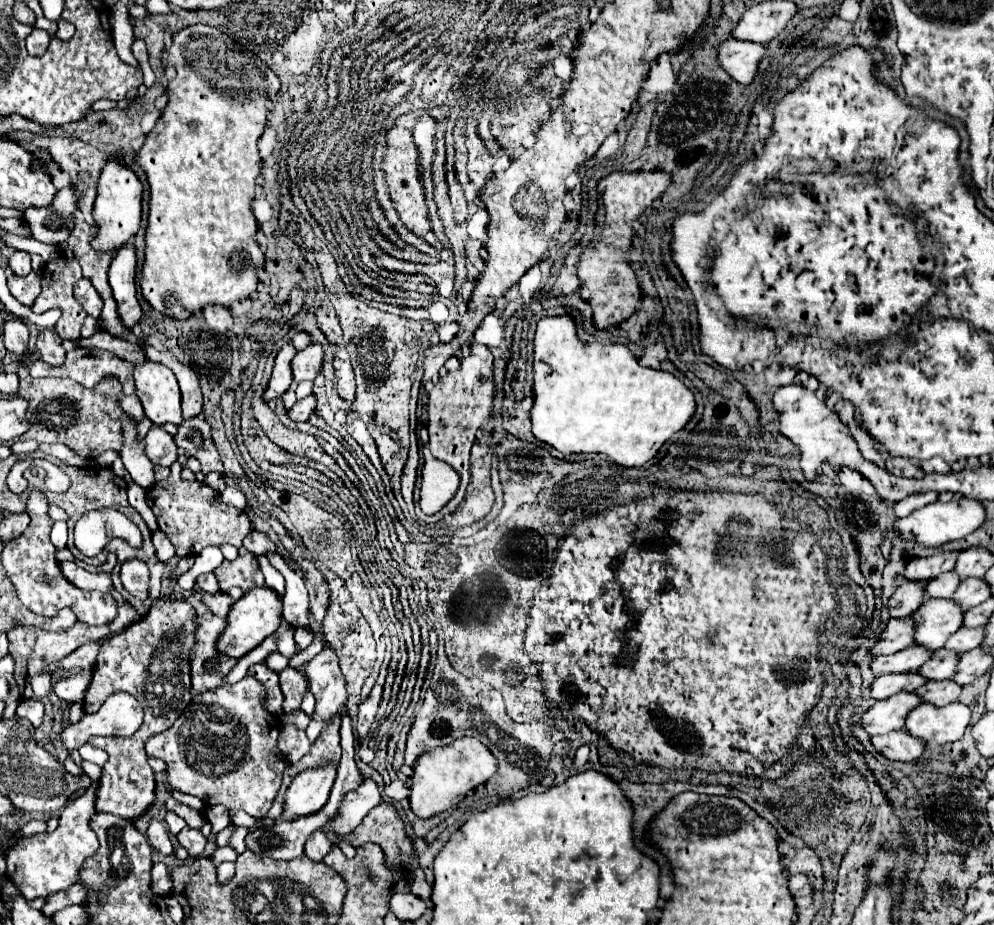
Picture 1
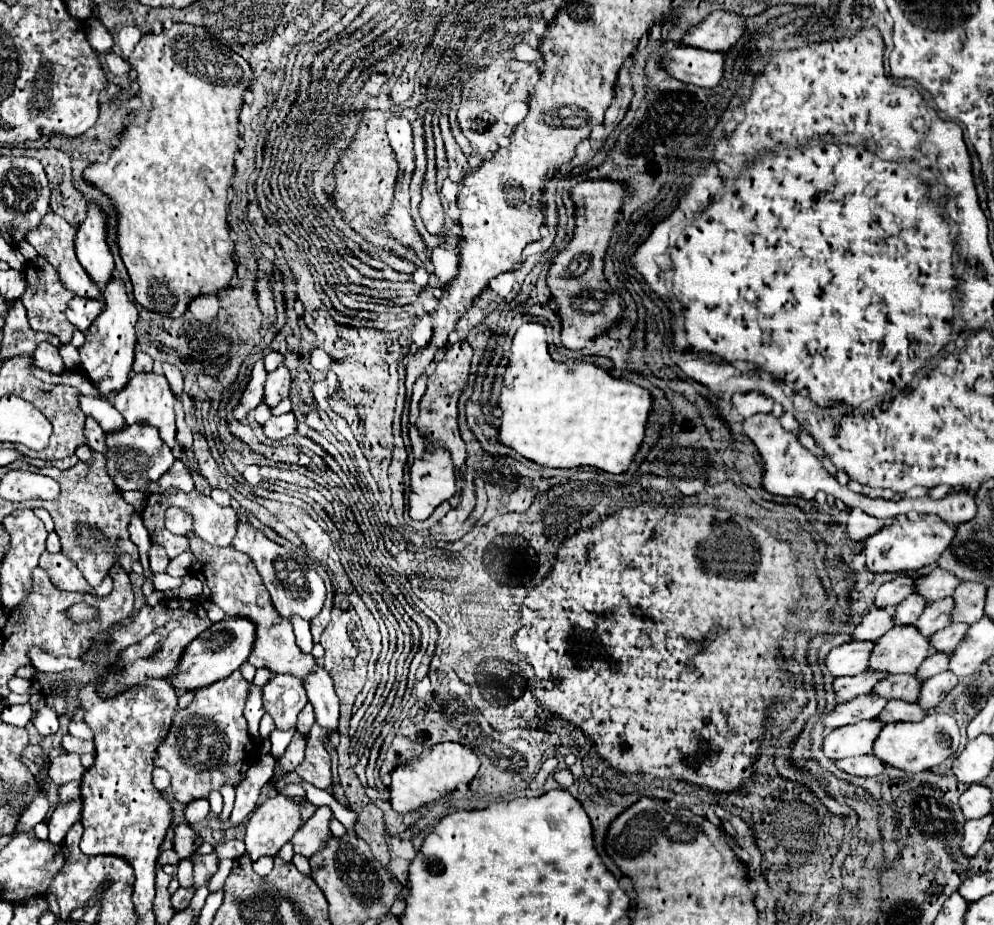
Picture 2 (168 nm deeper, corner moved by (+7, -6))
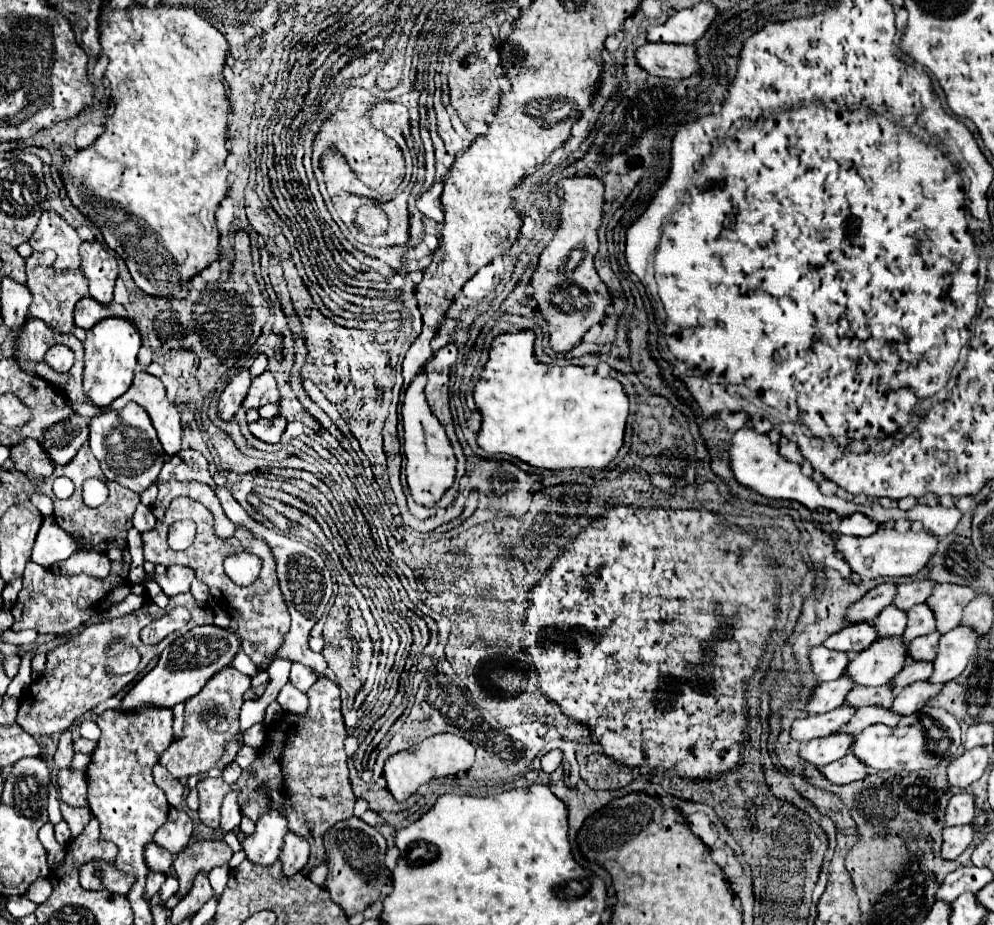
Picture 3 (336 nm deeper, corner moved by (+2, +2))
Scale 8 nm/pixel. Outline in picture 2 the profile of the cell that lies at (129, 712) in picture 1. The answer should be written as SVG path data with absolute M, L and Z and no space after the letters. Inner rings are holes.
M63 736L63 750L65 752L75 752L75 754L85 754L91 752L93 754L93 740L81 740L81 738L73 738L73 736Z

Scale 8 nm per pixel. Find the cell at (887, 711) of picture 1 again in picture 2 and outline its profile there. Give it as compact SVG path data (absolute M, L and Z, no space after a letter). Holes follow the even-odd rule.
M865 720L865 722L857 722L857 724L831 730L823 740L823 752L827 758L835 762L849 758L849 756L869 754L881 728L883 728L881 722Z

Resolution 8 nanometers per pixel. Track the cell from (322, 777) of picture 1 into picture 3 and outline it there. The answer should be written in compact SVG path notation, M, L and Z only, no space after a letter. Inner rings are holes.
M270 806L256 820L254 834L246 836L242 842L246 858L256 864L270 866L280 856L286 832L288 832L288 818L278 808Z

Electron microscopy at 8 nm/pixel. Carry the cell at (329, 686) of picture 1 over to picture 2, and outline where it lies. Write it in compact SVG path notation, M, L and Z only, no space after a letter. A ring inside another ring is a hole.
M169 508L165 514L165 526L173 534L189 536L189 552L193 554L193 564L199 564L199 570L203 574L203 596L205 600L217 604L227 618L249 618L253 624L257 624L257 640L253 642L253 650L249 654L249 664L255 668L269 668L273 674L293 674L299 678L305 678L309 670L317 666L317 660L311 654L299 652L295 644L293 624L289 620L283 620L277 610L271 604L269 592L265 590L265 584L261 582L261 576L253 564L253 560L247 554L241 554L233 550L233 546L227 548L215 548L203 542L193 534L193 518L185 514L181 508Z

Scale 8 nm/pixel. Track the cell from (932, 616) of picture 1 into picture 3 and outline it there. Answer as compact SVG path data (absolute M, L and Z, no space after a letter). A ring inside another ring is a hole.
M902 636L878 638L866 650L854 654L846 674L854 676L856 684L882 686L894 680L908 658L908 644Z

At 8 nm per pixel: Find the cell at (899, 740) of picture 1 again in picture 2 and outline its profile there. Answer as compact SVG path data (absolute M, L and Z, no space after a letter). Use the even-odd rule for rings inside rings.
M865 754L857 758L843 758L843 760L837 760L835 766L841 772L847 772L851 776L863 776L863 778L873 778L885 770L885 764L877 760L873 754Z

